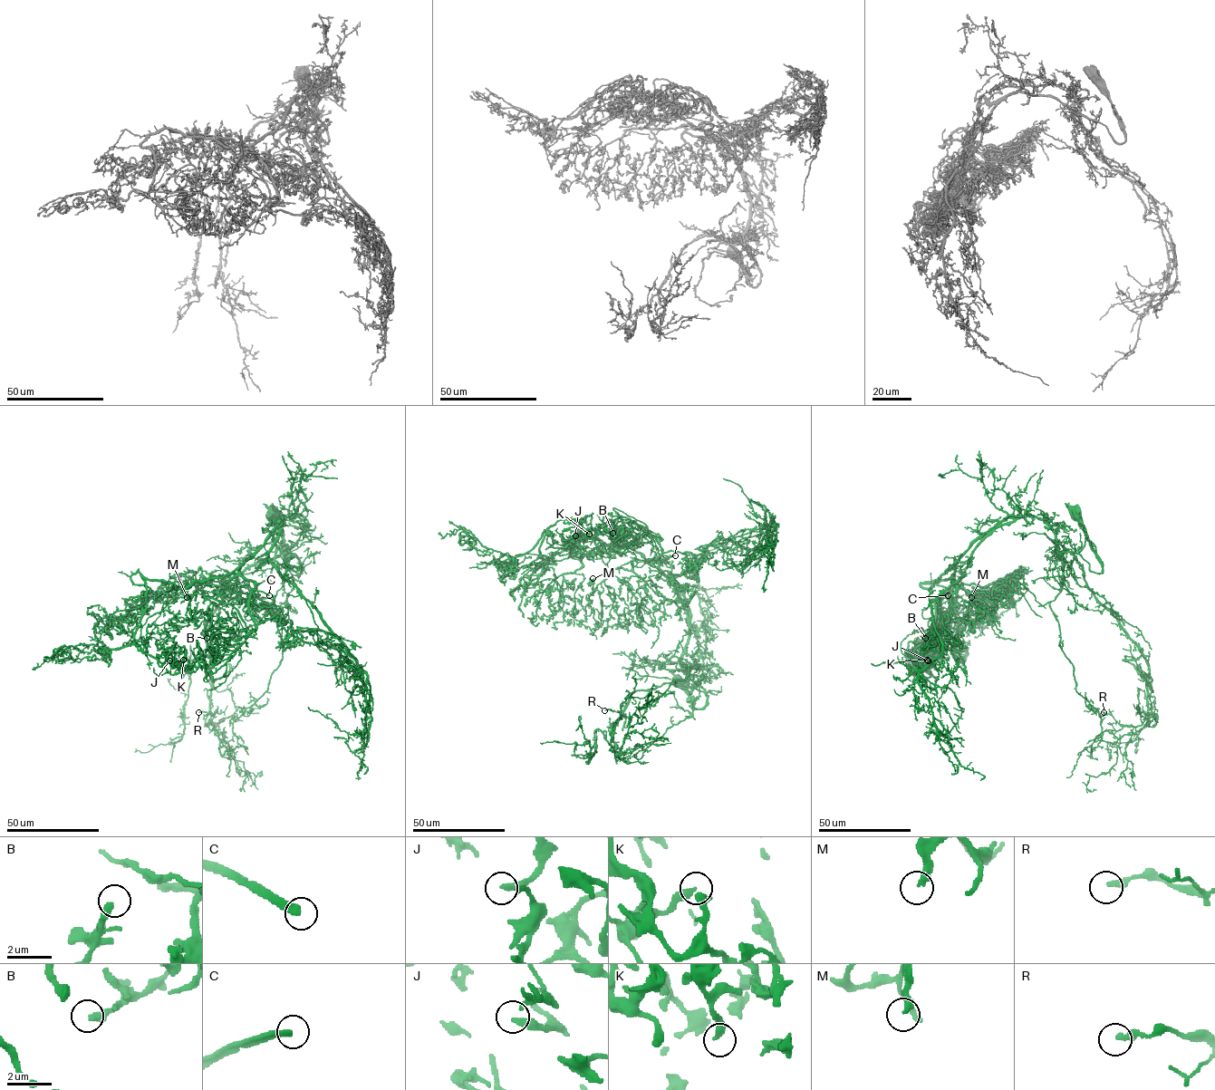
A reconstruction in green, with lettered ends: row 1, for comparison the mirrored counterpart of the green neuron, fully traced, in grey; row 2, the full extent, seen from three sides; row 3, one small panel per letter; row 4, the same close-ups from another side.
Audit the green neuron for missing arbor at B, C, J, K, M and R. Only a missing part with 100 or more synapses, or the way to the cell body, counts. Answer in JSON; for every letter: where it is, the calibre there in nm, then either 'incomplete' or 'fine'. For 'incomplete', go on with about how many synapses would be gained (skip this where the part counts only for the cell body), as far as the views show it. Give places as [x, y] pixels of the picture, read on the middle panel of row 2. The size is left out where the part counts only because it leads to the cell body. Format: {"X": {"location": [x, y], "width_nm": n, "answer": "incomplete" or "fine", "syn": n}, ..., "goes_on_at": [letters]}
{"B": {"location": [612, 533], "width_nm": 320, "answer": "fine"}, "C": {"location": [675, 555], "width_nm": 300, "answer": "incomplete", "syn": 120}, "J": {"location": [575, 535], "width_nm": 340, "answer": "fine"}, "K": {"location": [589, 534], "width_nm": 340, "answer": "fine"}, "M": {"location": [593, 578], "width_nm": 300, "answer": "fine"}, "R": {"location": [604, 710], "width_nm": 280, "answer": "fine"}, "goes_on_at": ["C"]}

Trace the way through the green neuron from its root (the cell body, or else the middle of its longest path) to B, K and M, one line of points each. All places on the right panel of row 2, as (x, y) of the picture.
B: (1075, 513), (1100, 573), (1045, 521), (1004, 518), (960, 557), (949, 622), (925, 638)
K: (1075, 513), (1100, 573), (1045, 521), (1003, 518), (955, 565), (949, 622), (911, 649), (927, 660)
M: (1075, 513), (1100, 573), (1045, 521), (1004, 518), (955, 565), (954, 583), (988, 585), (971, 597)

